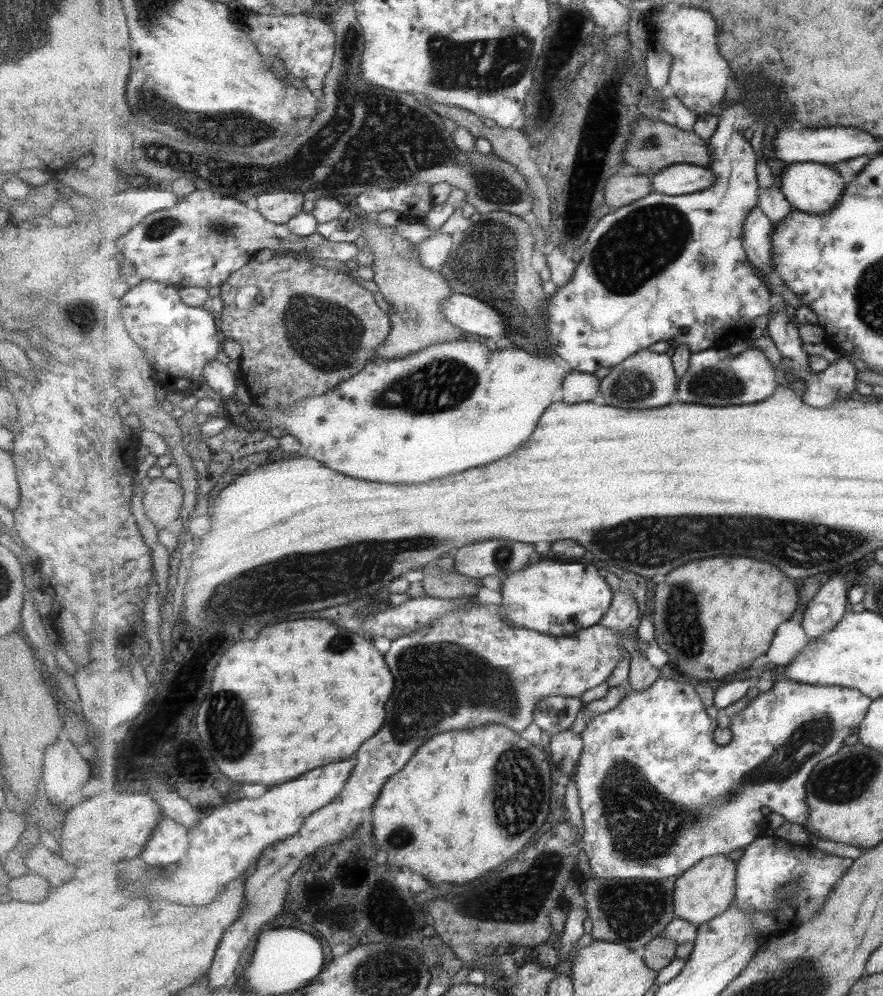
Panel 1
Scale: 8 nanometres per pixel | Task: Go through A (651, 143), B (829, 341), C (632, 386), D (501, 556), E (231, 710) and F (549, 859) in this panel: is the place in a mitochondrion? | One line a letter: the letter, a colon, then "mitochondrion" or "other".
A: mitochondrion
B: other
C: mitochondrion
D: mitochondrion
E: mitochondrion
F: mitochondrion

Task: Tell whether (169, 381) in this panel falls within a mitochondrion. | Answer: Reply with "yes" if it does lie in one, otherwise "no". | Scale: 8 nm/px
no

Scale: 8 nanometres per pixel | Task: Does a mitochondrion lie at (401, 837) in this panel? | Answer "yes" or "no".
yes

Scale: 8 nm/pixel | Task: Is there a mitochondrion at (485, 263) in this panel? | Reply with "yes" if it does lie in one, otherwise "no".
yes

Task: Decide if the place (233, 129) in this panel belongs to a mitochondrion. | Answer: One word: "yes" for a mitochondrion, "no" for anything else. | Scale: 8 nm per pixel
yes

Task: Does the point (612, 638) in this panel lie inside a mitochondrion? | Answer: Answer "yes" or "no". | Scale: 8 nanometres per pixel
no

